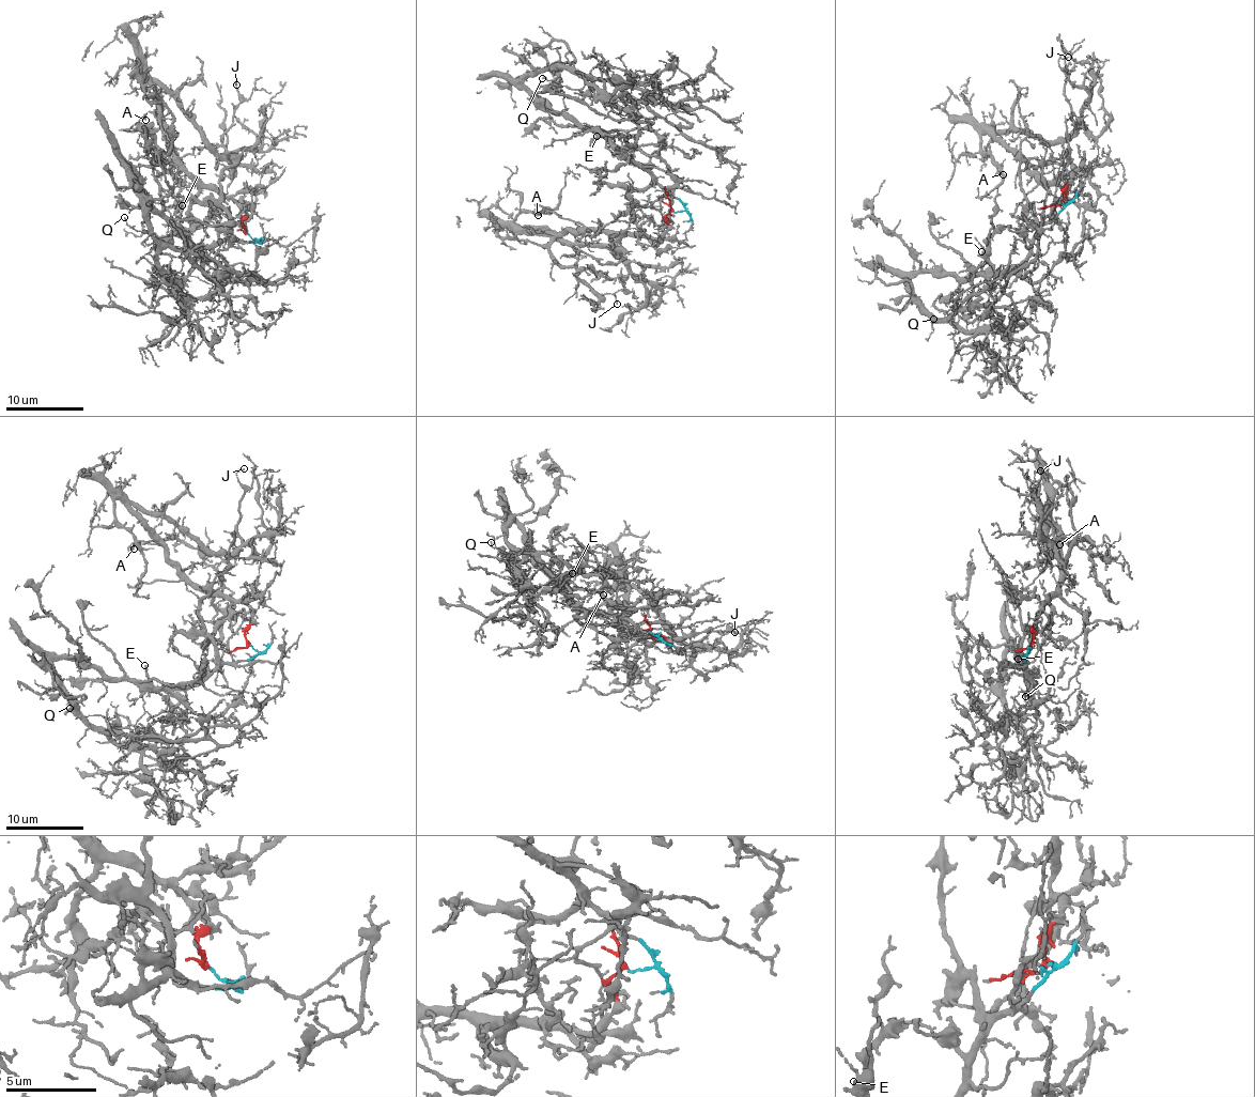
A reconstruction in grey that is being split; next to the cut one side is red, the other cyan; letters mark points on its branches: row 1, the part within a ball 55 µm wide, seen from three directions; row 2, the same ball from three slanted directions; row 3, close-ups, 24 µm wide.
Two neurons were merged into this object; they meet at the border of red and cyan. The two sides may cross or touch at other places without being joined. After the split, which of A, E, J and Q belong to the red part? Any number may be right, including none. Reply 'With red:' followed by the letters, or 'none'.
With red: A, J

